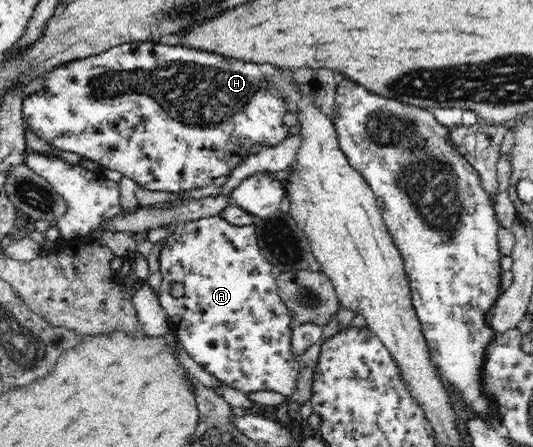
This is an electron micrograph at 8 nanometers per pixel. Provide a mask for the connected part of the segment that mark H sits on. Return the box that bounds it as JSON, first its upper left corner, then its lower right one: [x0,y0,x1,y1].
[22,42,288,193]

